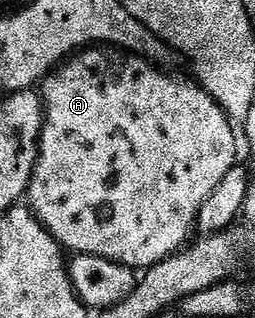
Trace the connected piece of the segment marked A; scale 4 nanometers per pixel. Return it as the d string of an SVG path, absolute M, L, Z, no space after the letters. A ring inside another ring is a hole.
M85 48L76 56L70 57L60 67L59 73L61 75L58 78L48 79L49 87L43 90L43 104L47 109L43 131L43 153L37 161L35 177L27 191L28 205L37 219L51 232L51 236L55 236L66 251L74 255L89 254L92 258L106 258L130 266L134 272L144 272L150 266L159 264L178 253L192 239L189 237L195 234L197 218L203 204L215 192L215 188L223 184L227 172L231 172L238 165L237 134L233 131L234 123L225 109L208 94L204 86L193 80L184 82L181 78L172 78L171 75L165 74L169 72L162 67L140 58L138 54L130 54L128 50Z

